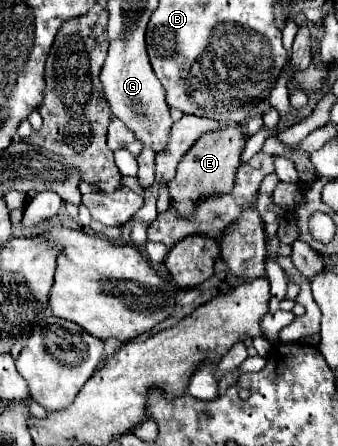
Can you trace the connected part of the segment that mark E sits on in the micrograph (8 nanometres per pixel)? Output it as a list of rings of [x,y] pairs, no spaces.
[[[230,125],[224,131],[206,133],[196,141],[196,145],[178,163],[176,177],[168,183],[170,205],[176,205],[176,213],[180,213],[180,217],[188,217],[188,213],[192,213],[192,205],[196,205],[200,197],[206,197],[208,193],[228,193],[232,189],[244,143],[246,131],[240,125]]]

